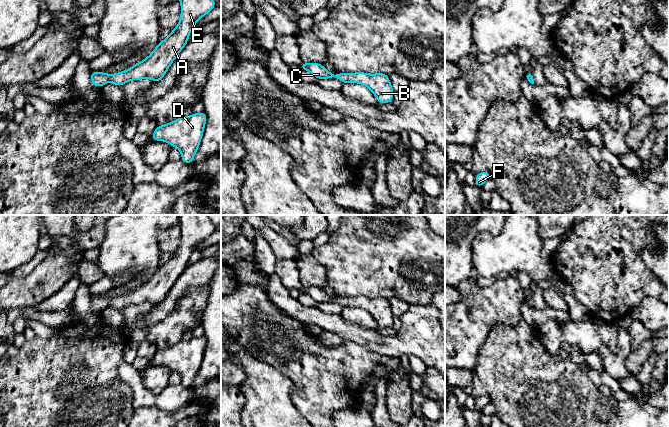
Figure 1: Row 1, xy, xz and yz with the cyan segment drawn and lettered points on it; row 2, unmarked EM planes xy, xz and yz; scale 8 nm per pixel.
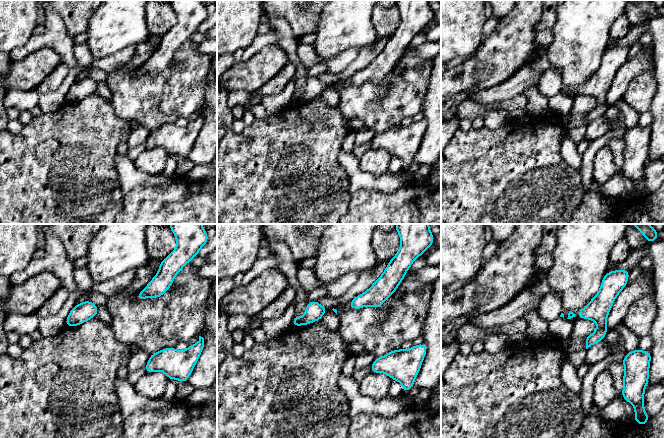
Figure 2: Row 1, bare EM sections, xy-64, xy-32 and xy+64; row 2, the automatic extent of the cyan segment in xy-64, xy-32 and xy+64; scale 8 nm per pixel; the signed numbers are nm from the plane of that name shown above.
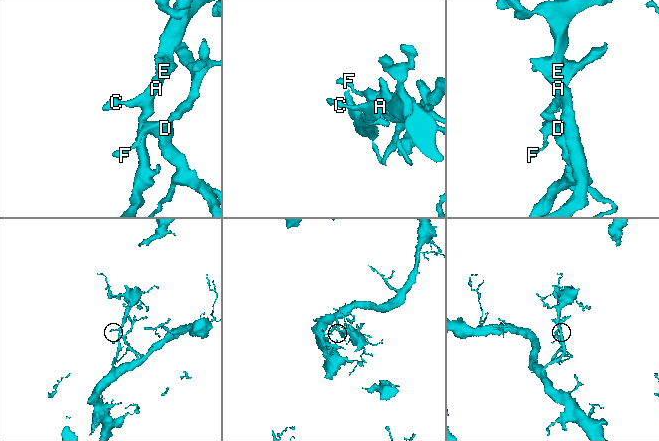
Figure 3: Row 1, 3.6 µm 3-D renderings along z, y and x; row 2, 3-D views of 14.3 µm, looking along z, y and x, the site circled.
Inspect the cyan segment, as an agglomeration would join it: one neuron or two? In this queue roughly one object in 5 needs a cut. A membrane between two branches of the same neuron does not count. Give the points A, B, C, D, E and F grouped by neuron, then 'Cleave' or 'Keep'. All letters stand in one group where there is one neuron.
Groups: A B C D E F. Keep

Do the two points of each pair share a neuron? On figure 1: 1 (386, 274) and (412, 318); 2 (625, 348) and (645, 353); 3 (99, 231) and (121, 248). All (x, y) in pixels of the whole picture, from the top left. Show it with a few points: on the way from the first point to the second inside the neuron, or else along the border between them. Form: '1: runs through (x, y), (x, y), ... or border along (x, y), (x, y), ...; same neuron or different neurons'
1: border along (430, 303), (410, 305); different neurons
2: border along (631, 351), (626, 360), (626, 368), (630, 374); different neurons
3: border along (106, 225), (104, 238), (97, 246); different neurons

